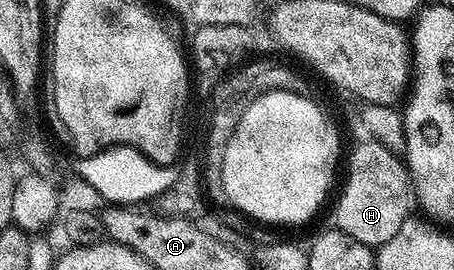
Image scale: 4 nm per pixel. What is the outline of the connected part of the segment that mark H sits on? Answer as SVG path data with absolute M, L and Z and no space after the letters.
M370 141L374 142L362 142L350 154L350 171L334 206L333 225L352 236L354 242L377 248L400 232L400 224L411 217L410 209L415 209L416 195L405 161L388 147L381 146L378 143L381 141Z

